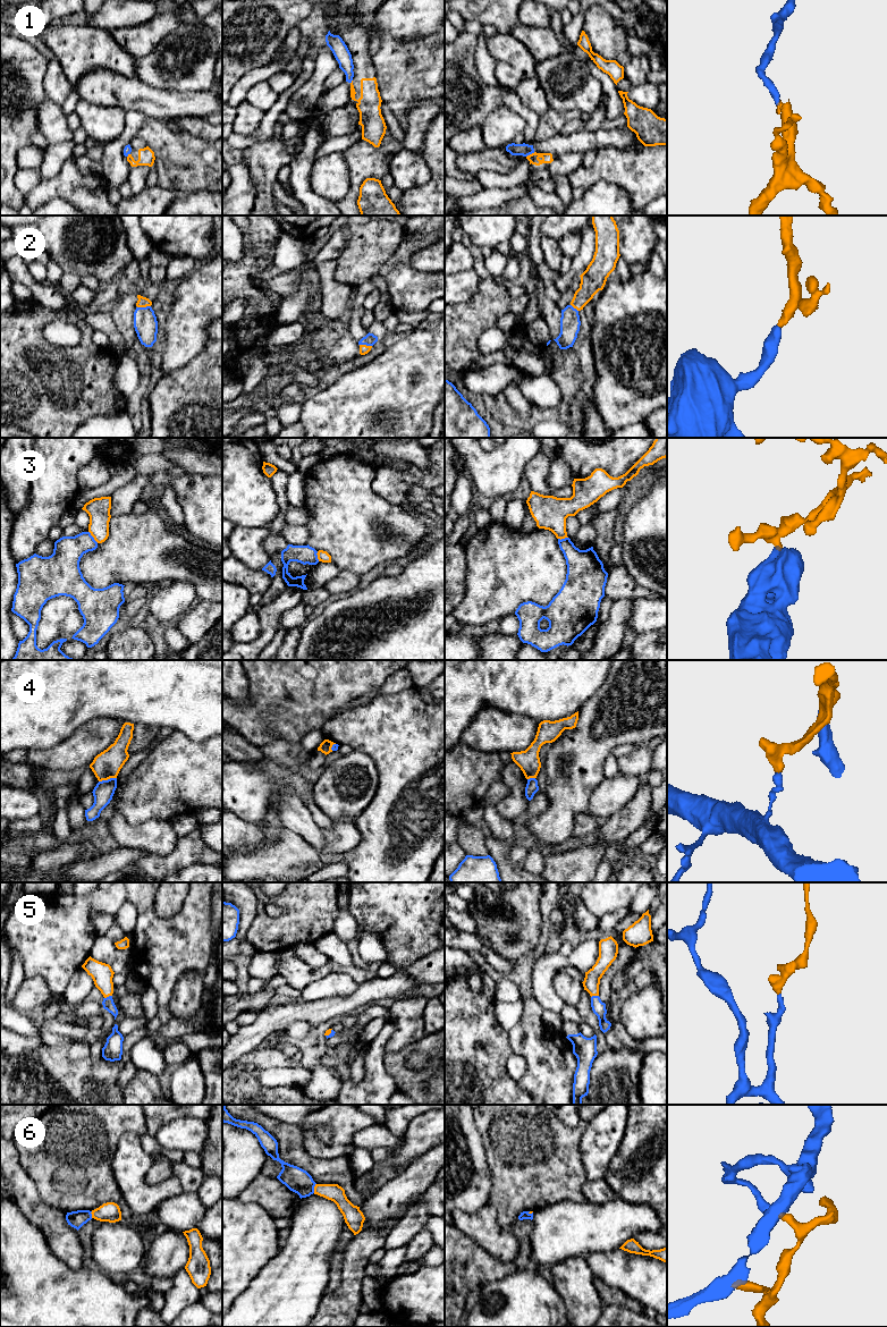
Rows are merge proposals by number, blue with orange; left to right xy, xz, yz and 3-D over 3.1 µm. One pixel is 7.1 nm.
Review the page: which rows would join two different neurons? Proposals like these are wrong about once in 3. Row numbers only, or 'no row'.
1, 3, 4, 6

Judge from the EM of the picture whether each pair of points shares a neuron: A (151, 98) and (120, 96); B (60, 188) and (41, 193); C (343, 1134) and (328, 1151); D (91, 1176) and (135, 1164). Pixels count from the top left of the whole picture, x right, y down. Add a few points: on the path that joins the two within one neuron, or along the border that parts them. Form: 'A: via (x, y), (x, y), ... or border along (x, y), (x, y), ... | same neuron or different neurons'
A: via (143, 98), (128, 96) | same neuron
B: via (56, 188), (45, 189) | same neuron
C: via (341, 1139), (332, 1148) | same neuron
D: border along (116, 1144), (112, 1174), (123, 1196) | different neurons

